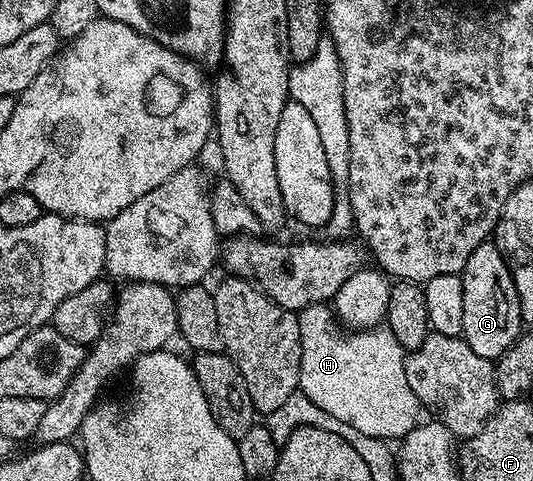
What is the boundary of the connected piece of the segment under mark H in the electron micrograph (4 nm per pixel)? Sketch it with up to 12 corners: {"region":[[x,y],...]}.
{"region":[[298,312],[299,391],[358,432],[398,441],[421,419],[387,326]]}

